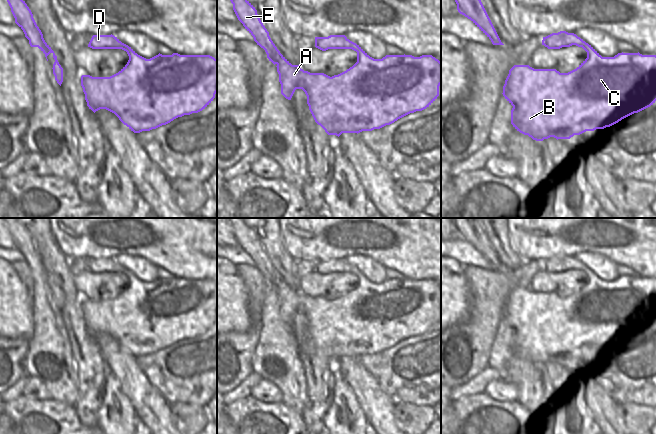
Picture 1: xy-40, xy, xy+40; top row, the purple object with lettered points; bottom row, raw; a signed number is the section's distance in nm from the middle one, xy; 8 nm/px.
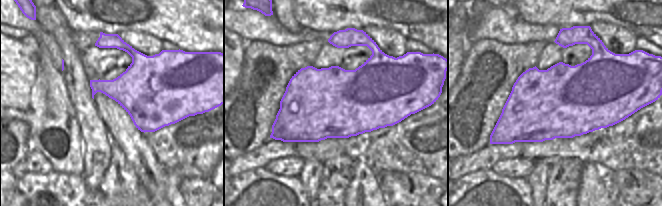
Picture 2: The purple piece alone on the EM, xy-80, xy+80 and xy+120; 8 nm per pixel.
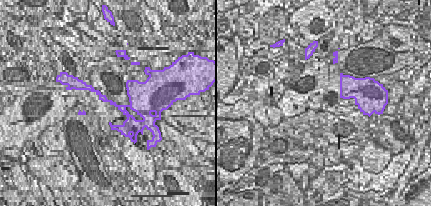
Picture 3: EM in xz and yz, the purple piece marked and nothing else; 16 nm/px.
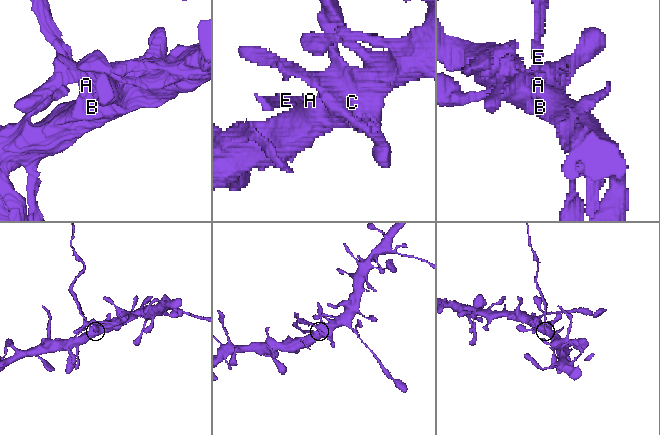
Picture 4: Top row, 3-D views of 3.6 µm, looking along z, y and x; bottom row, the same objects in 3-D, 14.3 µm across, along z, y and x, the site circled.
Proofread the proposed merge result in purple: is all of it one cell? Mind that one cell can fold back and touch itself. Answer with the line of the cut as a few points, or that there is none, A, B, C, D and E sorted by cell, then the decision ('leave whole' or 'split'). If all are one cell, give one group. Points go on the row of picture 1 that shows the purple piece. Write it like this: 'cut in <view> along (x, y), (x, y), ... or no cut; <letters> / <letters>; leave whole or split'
cut in xy along (279, 52), (275, 63); A B C D / E; split

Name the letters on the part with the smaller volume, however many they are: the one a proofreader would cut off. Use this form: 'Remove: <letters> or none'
Remove: E

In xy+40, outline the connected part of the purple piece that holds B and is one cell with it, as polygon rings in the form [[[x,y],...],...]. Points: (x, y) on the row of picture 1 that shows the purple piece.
[[[560,31],[543,37],[542,45],[548,49],[560,49],[576,45],[587,52],[587,58],[574,70],[560,73],[556,69],[534,69],[529,65],[514,65],[503,86],[503,96],[513,106],[511,124],[533,140],[543,141],[550,137],[570,139],[586,131],[610,127],[622,119],[638,113],[656,101],[656,55],[618,53],[614,57],[602,57],[591,45],[574,33]]]

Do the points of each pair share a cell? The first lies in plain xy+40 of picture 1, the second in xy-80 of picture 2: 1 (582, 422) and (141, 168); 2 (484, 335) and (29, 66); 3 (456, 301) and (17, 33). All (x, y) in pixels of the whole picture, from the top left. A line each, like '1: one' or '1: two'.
1: two
2: two
3: two

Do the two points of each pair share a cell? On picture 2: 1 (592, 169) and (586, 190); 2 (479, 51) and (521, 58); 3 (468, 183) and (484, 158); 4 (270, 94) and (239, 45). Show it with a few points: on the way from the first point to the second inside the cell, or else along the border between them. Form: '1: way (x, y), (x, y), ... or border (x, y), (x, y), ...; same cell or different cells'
1: way (591, 174), (591, 185); same cell
2: way (489, 49), (493, 49), (504, 58), (511, 58); same cell
3: border (491, 169), (477, 169), (458, 179); different cells
4: border (247, 43), (244, 49), (242, 70), (239, 75); different cells

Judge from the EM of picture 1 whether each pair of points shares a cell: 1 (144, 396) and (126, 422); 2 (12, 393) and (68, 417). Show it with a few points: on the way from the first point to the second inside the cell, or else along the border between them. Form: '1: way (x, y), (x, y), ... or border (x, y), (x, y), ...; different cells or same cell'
1: border (121, 389), (128, 398), (140, 423); different cells
2: border (22, 394), (10, 401); different cells

